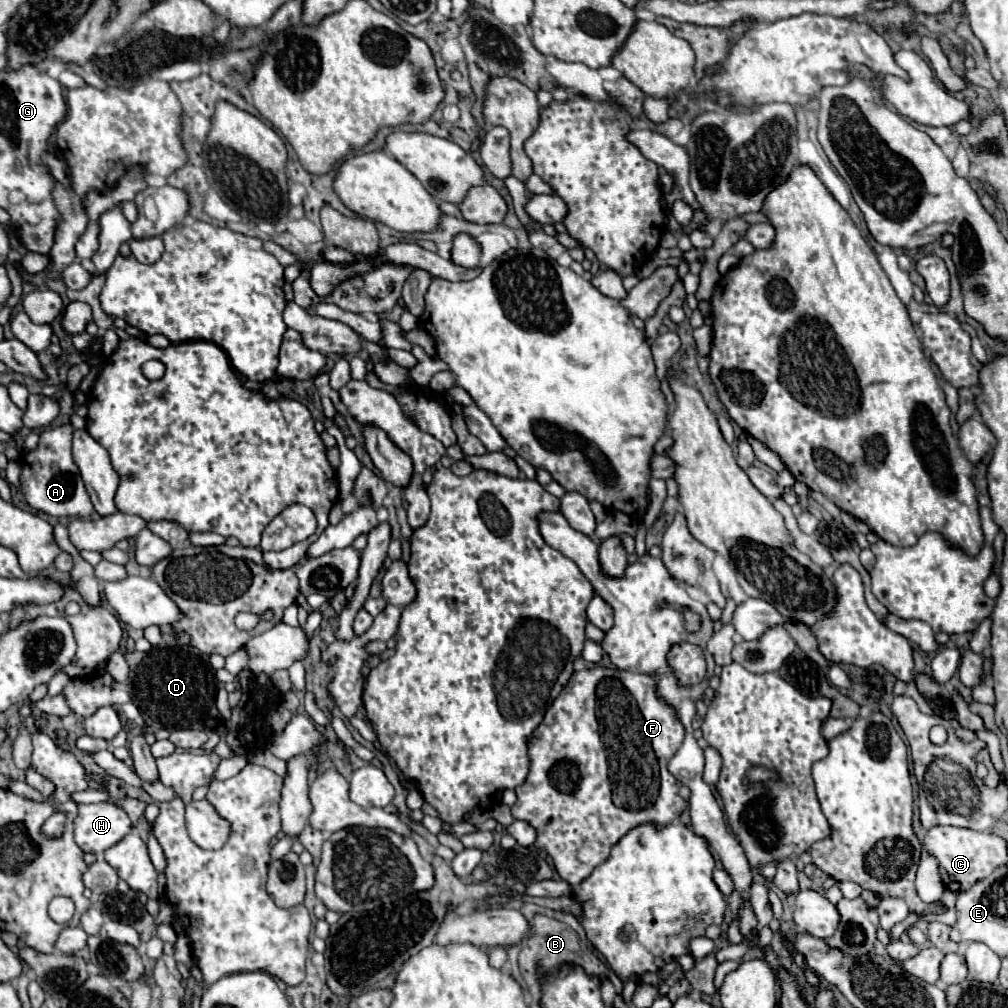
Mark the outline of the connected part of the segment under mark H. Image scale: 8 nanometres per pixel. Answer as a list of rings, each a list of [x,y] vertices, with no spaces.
[[[112,803],[78,805],[74,841],[84,853],[104,853],[108,847],[116,845],[130,827],[130,817]]]

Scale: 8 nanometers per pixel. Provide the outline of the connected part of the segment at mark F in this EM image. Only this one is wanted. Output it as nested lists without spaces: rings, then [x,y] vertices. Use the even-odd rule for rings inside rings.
[[[592,667],[592,669],[586,669],[586,671],[580,671],[580,673],[574,673],[568,681],[568,685],[562,689],[560,697],[552,703],[552,707],[546,711],[544,715],[544,721],[538,725],[538,729],[534,731],[532,739],[530,739],[530,749],[528,749],[528,755],[530,755],[530,773],[526,777],[526,781],[522,785],[518,785],[516,791],[516,803],[512,807],[512,817],[514,819],[522,819],[526,823],[530,823],[538,837],[534,841],[534,845],[542,851],[546,851],[552,861],[554,861],[554,867],[558,871],[558,875],[568,881],[568,883],[582,883],[596,865],[604,863],[608,857],[610,857],[610,849],[634,827],[638,825],[644,825],[644,823],[652,823],[652,825],[670,825],[672,821],[676,821],[682,811],[686,809],[686,801],[678,795],[678,781],[676,777],[670,775],[670,771],[666,769],[668,765],[668,759],[678,751],[678,745],[682,745],[684,741],[684,725],[678,721],[678,715],[676,715],[676,709],[666,705],[658,693],[656,693],[656,679],[650,677],[650,675],[644,675],[644,673],[632,673],[632,671],[620,671],[620,669],[606,669],[606,667]]]

